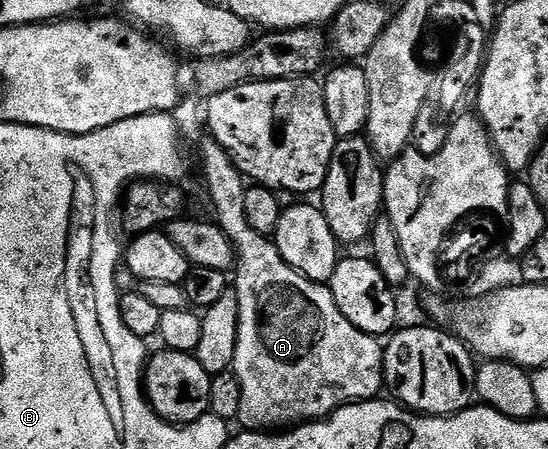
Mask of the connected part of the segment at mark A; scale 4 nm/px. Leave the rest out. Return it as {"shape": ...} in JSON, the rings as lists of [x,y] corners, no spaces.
{"shape":[[[205,138],[201,144],[201,172],[205,175],[205,184],[209,187],[209,196],[213,199],[213,212],[215,222],[227,234],[227,238],[233,244],[235,253],[235,291],[237,294],[237,305],[239,306],[239,338],[235,346],[235,358],[233,359],[232,371],[239,378],[239,386],[243,386],[243,402],[239,405],[239,414],[236,423],[245,430],[277,430],[282,426],[300,426],[306,422],[323,420],[326,416],[336,412],[344,404],[356,404],[363,400],[371,400],[382,395],[385,388],[385,349],[382,341],[376,336],[367,334],[359,330],[335,306],[335,298],[331,290],[324,284],[316,284],[315,281],[307,279],[303,274],[299,274],[290,264],[279,254],[276,243],[270,237],[259,234],[259,230],[254,230],[251,222],[247,222],[247,187],[246,177],[241,175],[241,171],[233,165],[233,159],[229,157],[229,151],[219,142],[212,138]]]}

